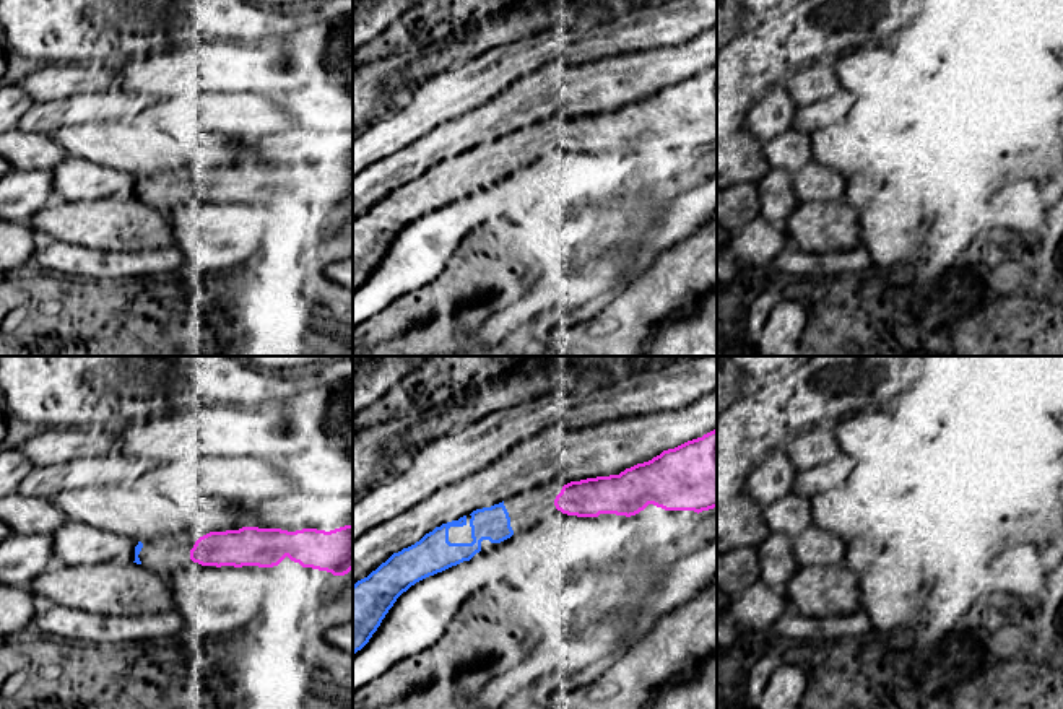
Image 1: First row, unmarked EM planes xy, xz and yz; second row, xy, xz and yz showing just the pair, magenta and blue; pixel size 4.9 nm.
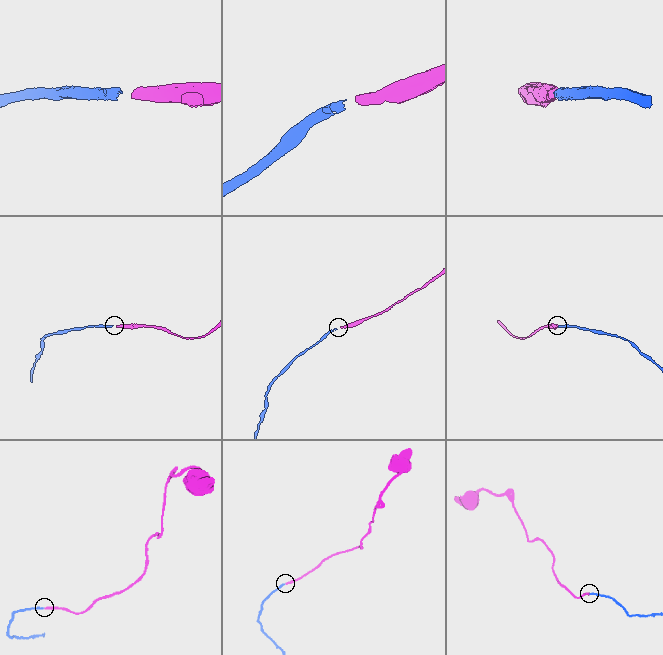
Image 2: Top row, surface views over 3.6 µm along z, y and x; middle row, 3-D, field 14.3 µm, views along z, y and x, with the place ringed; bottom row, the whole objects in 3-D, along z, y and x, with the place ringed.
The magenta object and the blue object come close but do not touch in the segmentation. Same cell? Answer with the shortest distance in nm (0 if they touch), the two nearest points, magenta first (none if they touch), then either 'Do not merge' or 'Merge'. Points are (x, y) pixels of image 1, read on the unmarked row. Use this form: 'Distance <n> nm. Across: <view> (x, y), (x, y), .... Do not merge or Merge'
Distance 240 nm. Across: xz (555, 140), (509, 153). Merge

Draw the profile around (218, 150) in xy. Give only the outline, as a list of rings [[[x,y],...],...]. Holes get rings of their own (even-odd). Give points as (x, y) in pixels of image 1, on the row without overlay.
[[[218,132],[200,135],[197,158],[211,167],[239,166],[250,156],[244,138],[229,137]]]

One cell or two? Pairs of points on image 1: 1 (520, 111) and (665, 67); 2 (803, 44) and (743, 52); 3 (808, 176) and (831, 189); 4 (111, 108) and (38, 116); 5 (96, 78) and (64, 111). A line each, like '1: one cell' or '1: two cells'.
1: one cell
2: one cell
3: one cell
4: one cell
5: two cells

